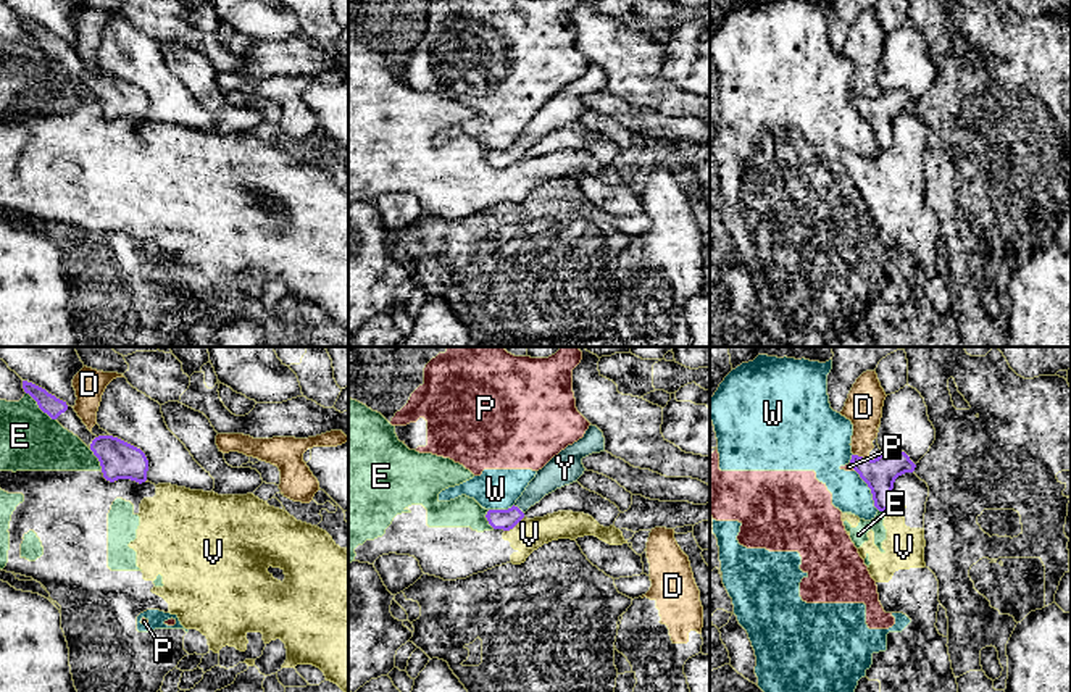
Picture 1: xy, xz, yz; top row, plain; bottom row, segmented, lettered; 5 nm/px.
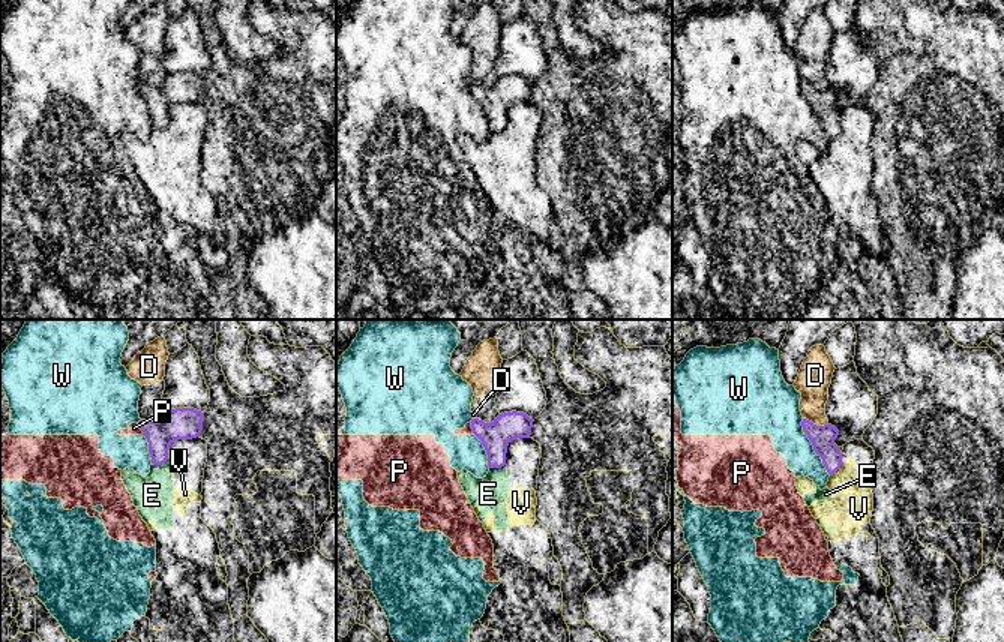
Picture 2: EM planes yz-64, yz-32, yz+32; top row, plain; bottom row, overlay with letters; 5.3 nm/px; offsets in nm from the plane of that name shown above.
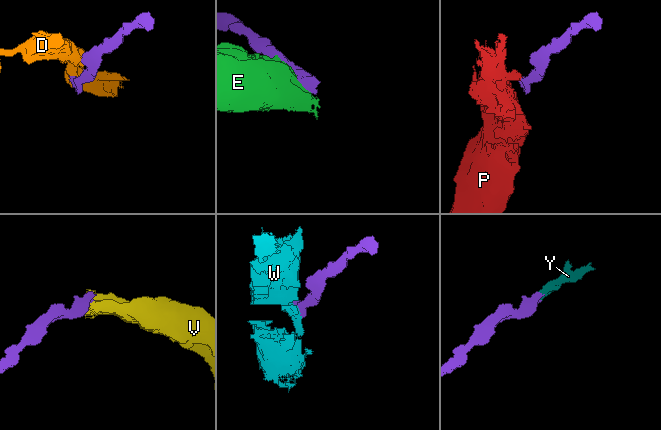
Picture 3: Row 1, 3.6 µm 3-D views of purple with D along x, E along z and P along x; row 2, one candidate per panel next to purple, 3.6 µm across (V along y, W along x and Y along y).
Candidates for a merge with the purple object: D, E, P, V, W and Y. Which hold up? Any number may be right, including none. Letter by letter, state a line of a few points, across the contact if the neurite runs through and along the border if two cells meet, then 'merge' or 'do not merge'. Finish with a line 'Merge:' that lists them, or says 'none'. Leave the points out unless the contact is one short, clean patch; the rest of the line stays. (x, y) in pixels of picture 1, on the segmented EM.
D: do not merge
E: do not merge
P: line yz (850, 462), (855, 470); do not merge
V: line xz (523, 516), (505, 531); do not merge
W: line yz (855, 470), (870, 489), (873, 504), (879, 510); do not merge
Y: line xz (505, 520), (518, 508), (555, 475); merge
Merge: Y

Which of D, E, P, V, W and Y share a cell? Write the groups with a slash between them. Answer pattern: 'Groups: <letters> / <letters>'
Groups: D / E V / P W / Y

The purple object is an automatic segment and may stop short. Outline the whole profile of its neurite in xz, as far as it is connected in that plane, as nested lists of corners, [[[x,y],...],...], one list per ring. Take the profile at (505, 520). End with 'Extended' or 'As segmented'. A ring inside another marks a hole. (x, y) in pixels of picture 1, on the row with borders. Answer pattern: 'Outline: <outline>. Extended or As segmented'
Outline: [[[590,424],[582,439],[568,445],[537,471],[536,477],[511,508],[489,510],[485,515],[489,524],[494,529],[513,529],[524,518],[524,513],[545,495],[577,482],[586,471],[582,460],[600,452],[605,452],[603,432]]]. Extended

